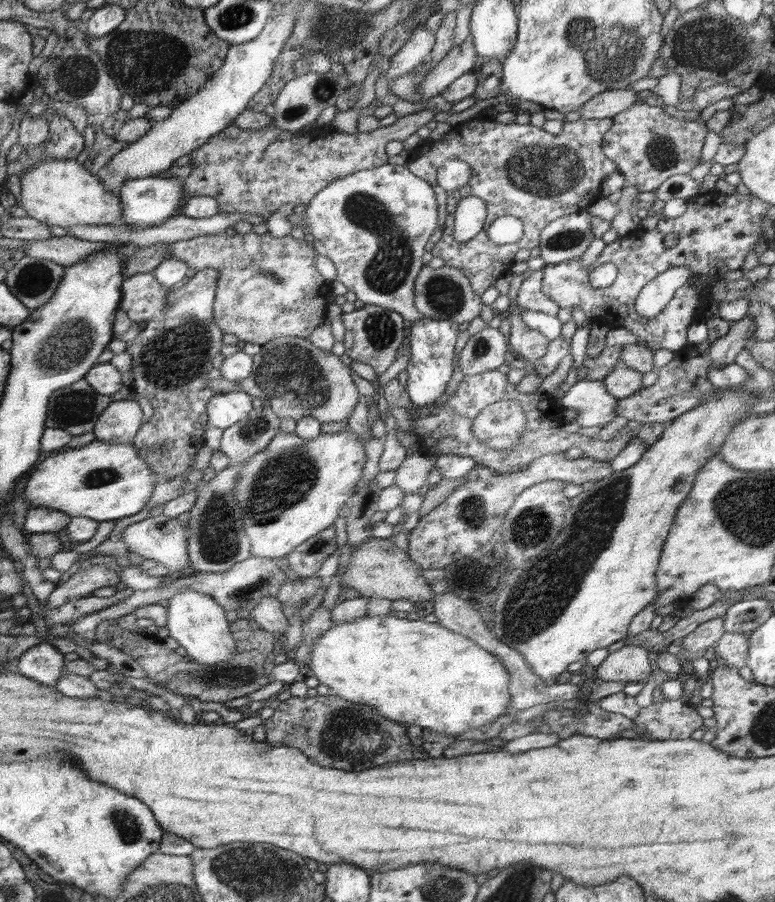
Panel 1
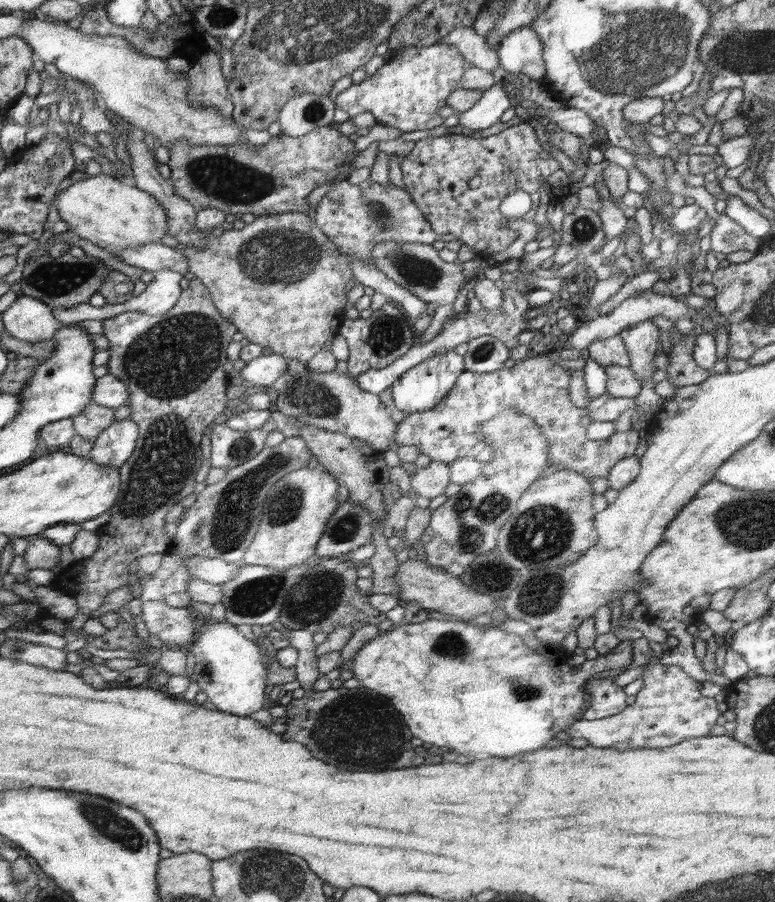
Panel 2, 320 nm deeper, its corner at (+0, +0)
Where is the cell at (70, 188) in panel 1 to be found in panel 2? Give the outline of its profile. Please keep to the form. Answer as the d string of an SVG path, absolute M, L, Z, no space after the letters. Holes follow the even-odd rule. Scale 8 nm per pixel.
M103 174L72 183L56 196L54 203L58 204L60 218L68 224L68 231L110 254L154 242L161 243L168 229L167 212L157 198L120 178Z

